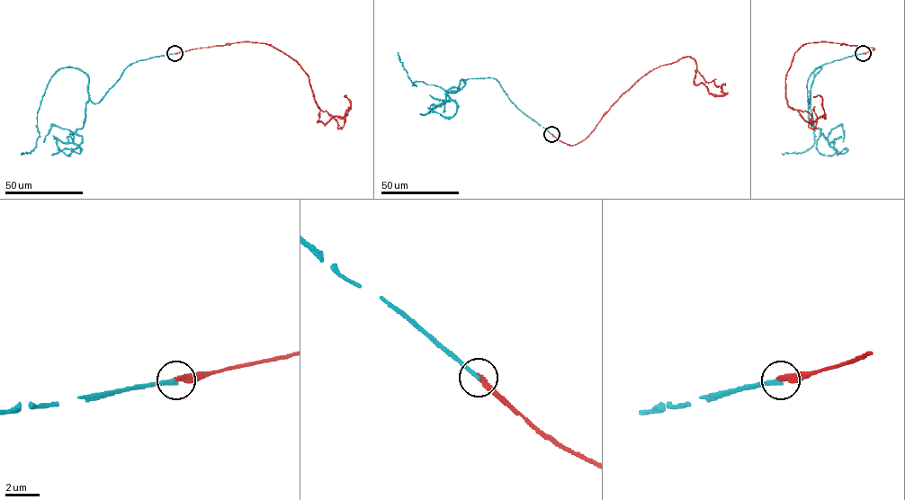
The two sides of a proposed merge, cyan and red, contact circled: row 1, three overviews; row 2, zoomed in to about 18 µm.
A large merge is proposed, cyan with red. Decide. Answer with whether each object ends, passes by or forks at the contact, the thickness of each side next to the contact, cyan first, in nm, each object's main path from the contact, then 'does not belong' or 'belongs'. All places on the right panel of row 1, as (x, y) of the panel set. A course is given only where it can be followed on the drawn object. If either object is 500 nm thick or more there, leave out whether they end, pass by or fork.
cyan ends; red ends; calibres 260 and 320 nm; course cyan (863, 53), (816, 69), (807, 83), (808, 103), (821, 67), (815, 68), (814, 144), (801, 153), (781, 153); course red (863, 53), (874, 49), (802, 44), (787, 72), (785, 96), (812, 123), (825, 117), (822, 98), (813, 97); belongs

